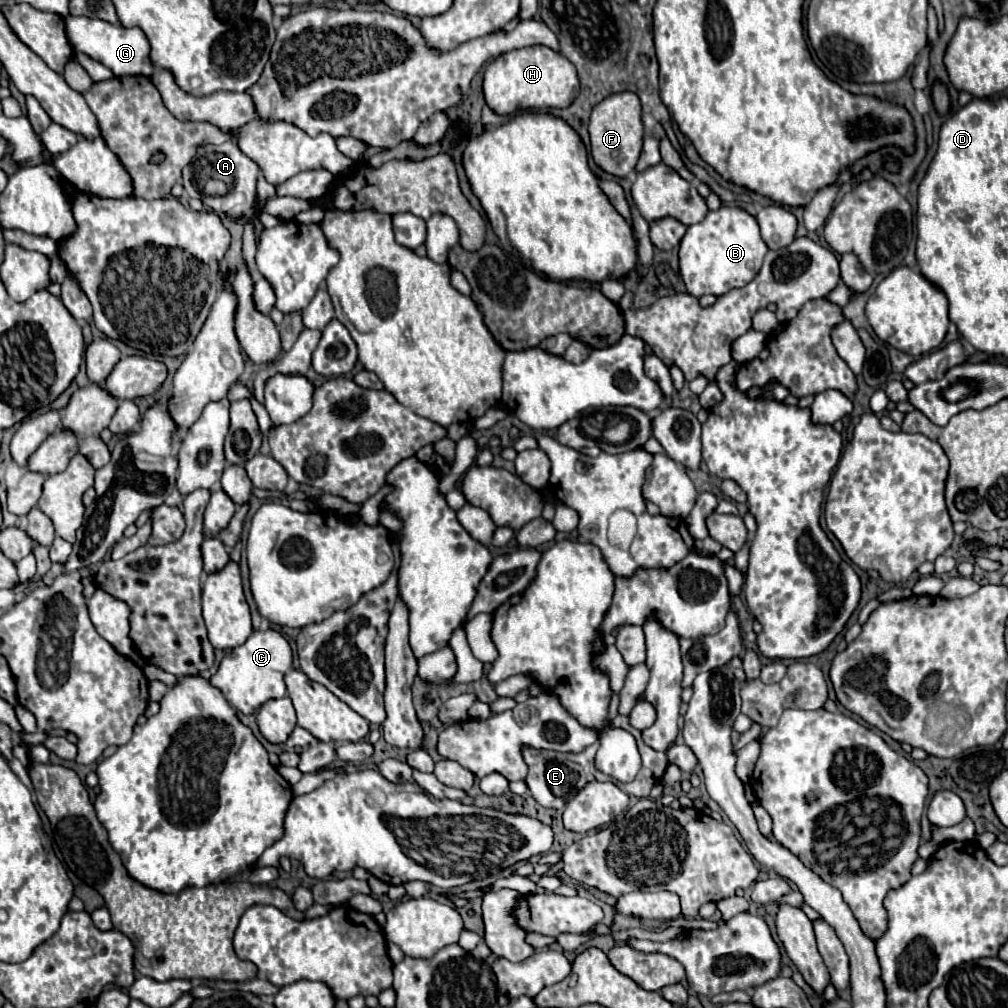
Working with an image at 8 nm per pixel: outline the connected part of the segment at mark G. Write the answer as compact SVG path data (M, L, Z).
M67 16L65 18L67 36L73 44L73 50L85 52L93 60L105 64L115 76L151 76L155 66L151 62L151 46L147 42L147 36L141 32L141 28L125 28L115 26L99 18L87 18L87 16Z

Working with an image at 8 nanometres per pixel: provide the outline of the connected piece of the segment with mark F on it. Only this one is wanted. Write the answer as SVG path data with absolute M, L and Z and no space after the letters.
M619 92L599 102L591 114L589 136L591 136L591 154L595 164L601 166L607 174L613 174L617 178L627 178L635 170L641 144L643 144L643 122L641 122L639 98L631 92Z

